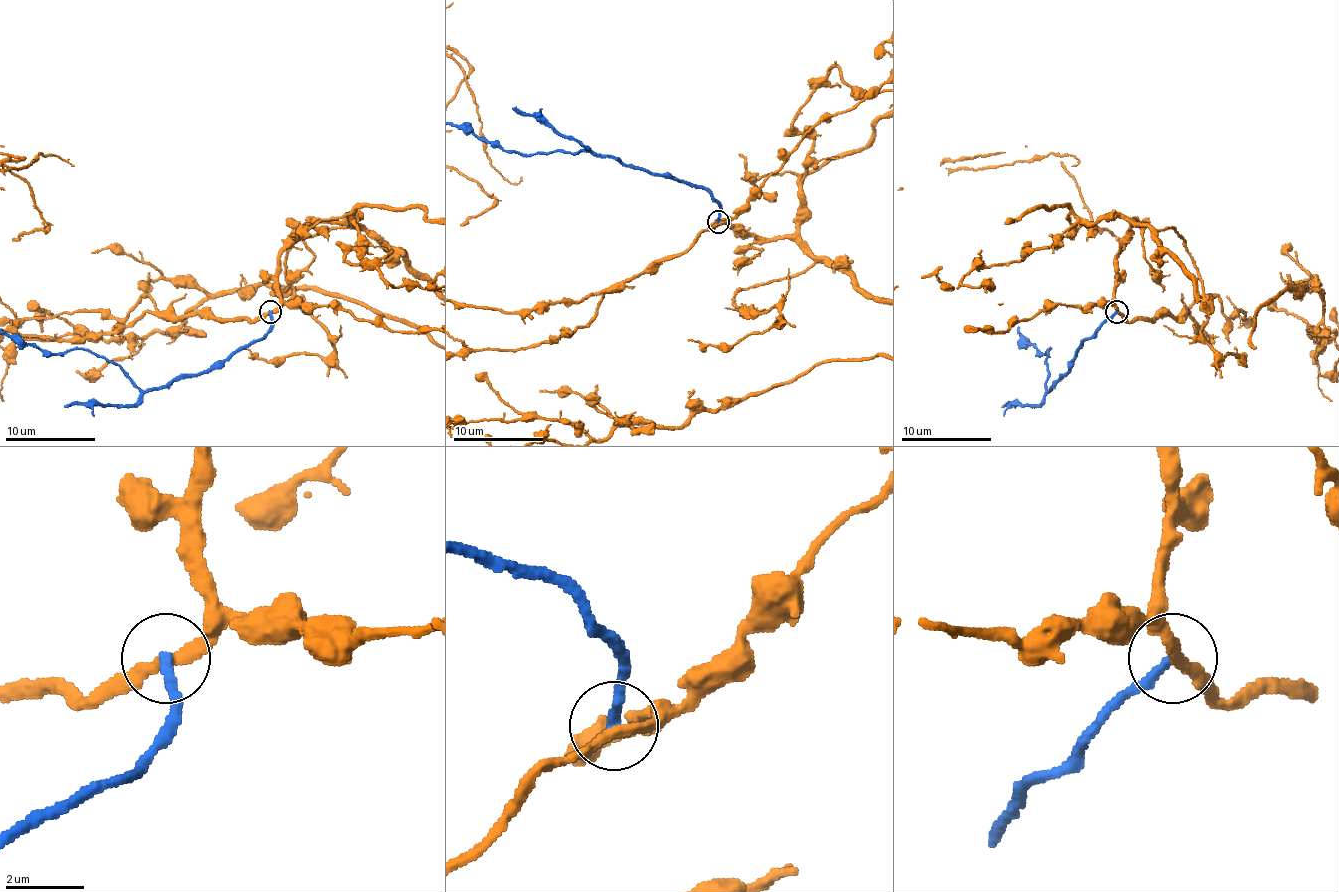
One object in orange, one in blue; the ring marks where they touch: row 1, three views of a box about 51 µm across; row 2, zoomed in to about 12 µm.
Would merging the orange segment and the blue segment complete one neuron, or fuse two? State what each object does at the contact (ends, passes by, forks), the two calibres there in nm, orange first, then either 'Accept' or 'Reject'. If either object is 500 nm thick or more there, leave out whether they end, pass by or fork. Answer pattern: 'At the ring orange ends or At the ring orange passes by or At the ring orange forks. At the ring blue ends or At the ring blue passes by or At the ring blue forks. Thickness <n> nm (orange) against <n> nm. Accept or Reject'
At the ring orange passes by. At the ring blue ends. Thickness 280 nm (orange) against 240 nm. Reject

